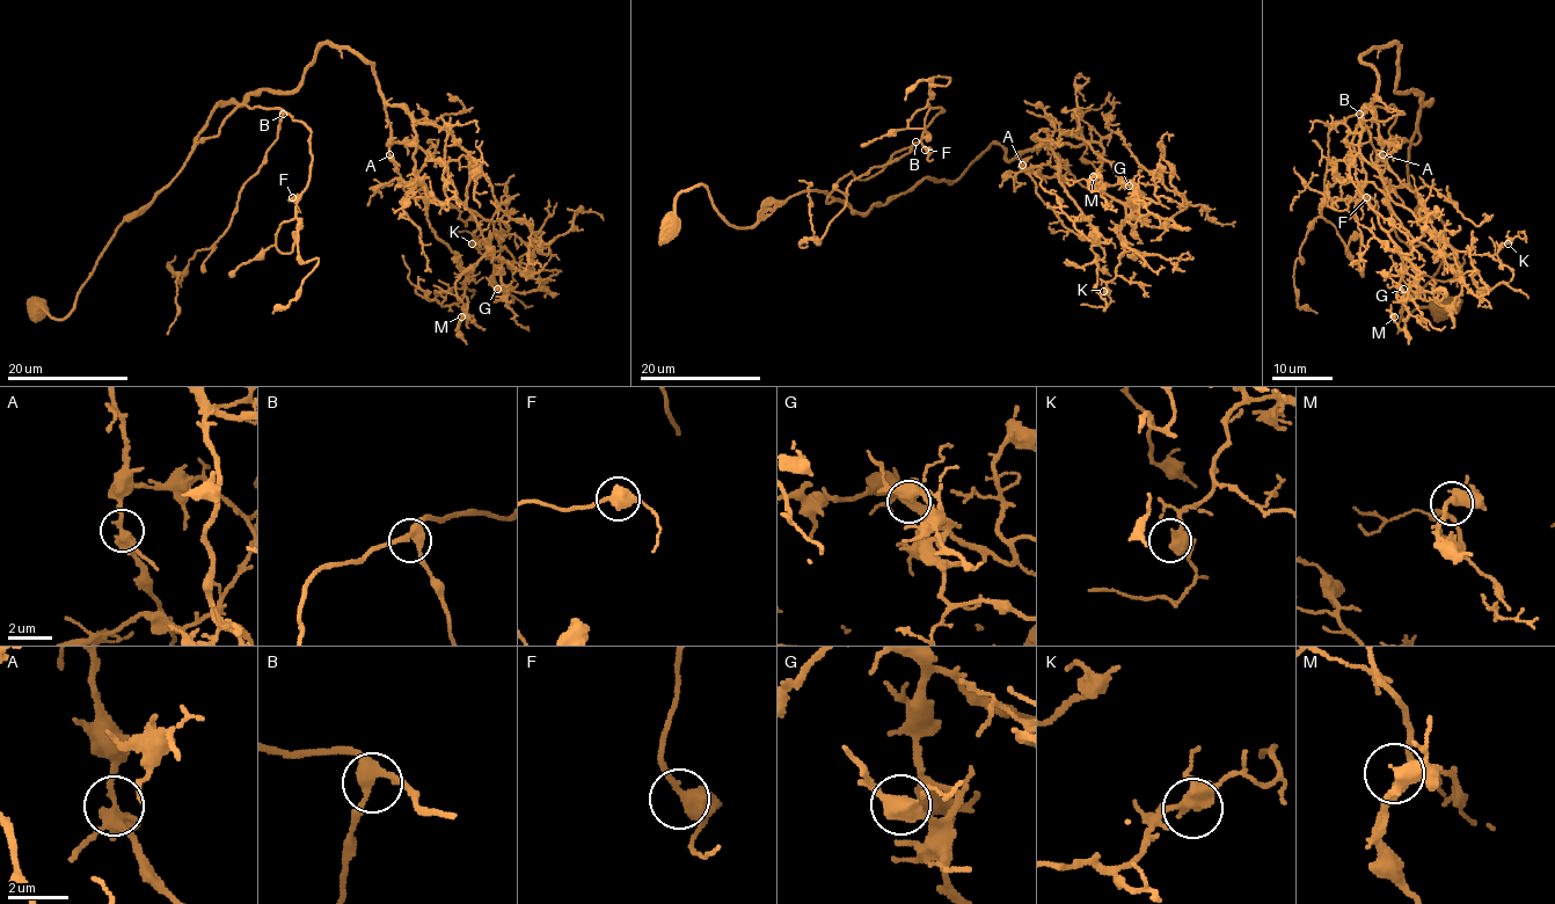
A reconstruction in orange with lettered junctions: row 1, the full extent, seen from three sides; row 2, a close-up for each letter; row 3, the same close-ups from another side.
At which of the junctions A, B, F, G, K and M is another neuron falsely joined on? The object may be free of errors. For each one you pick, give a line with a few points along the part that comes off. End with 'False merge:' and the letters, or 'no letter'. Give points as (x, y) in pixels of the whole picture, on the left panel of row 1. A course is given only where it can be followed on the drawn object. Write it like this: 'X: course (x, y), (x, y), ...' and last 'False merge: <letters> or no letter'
False merge: no letter

